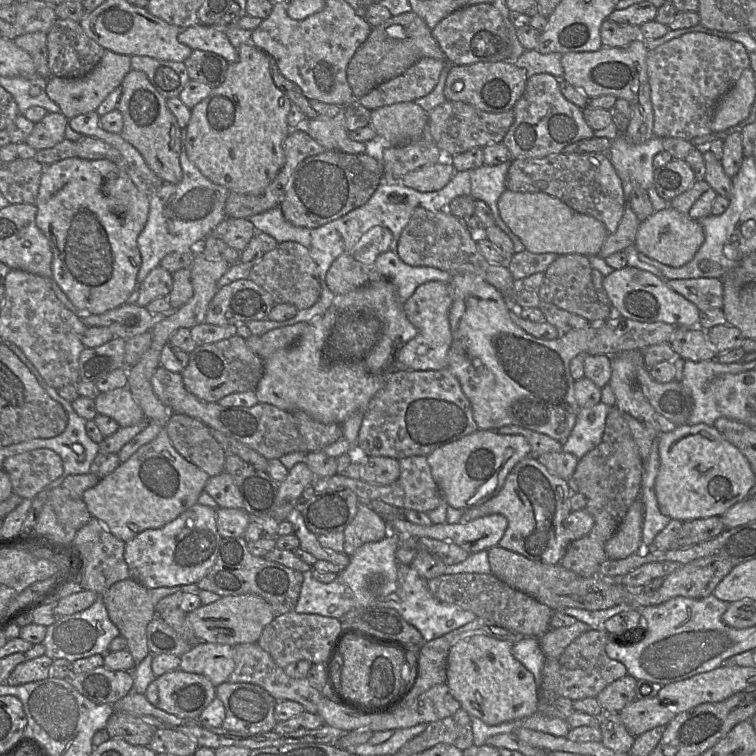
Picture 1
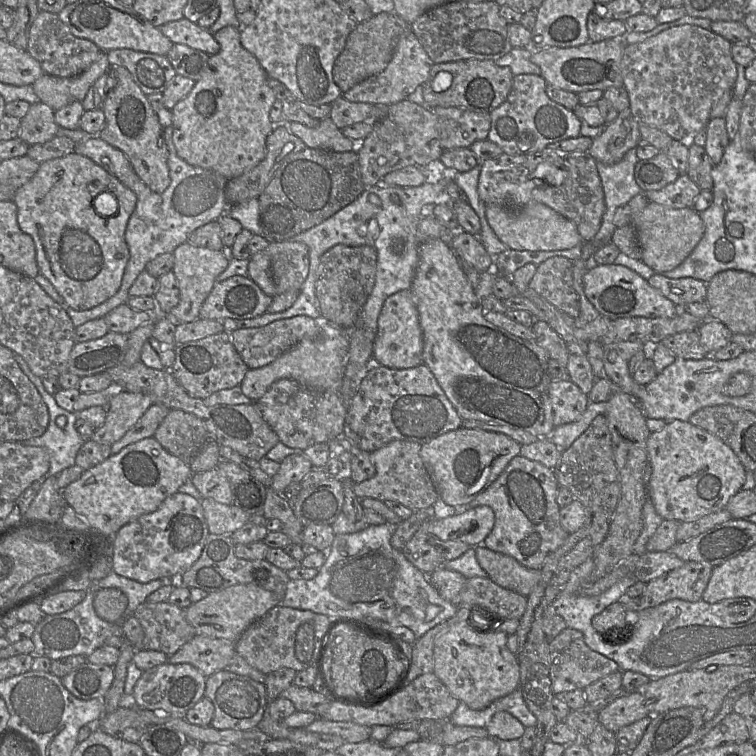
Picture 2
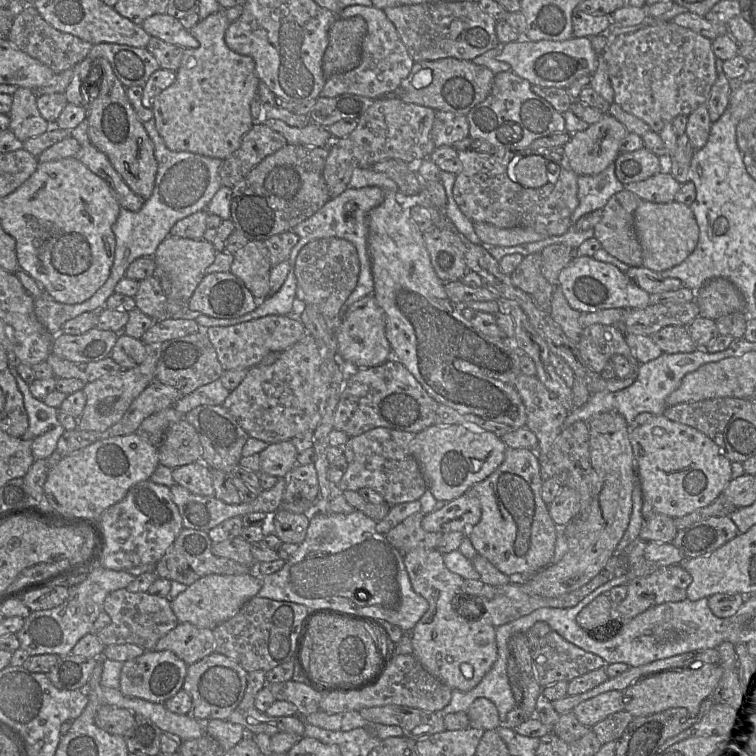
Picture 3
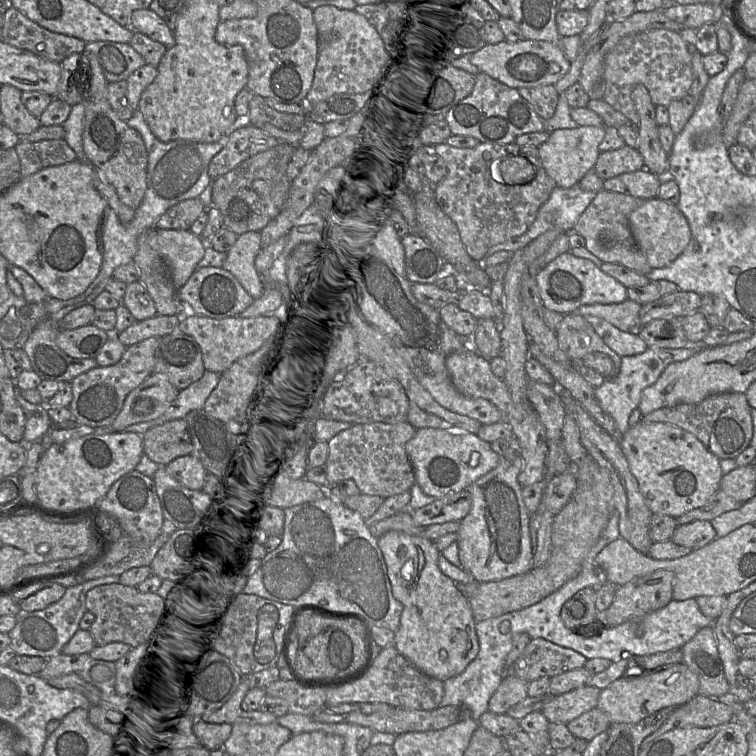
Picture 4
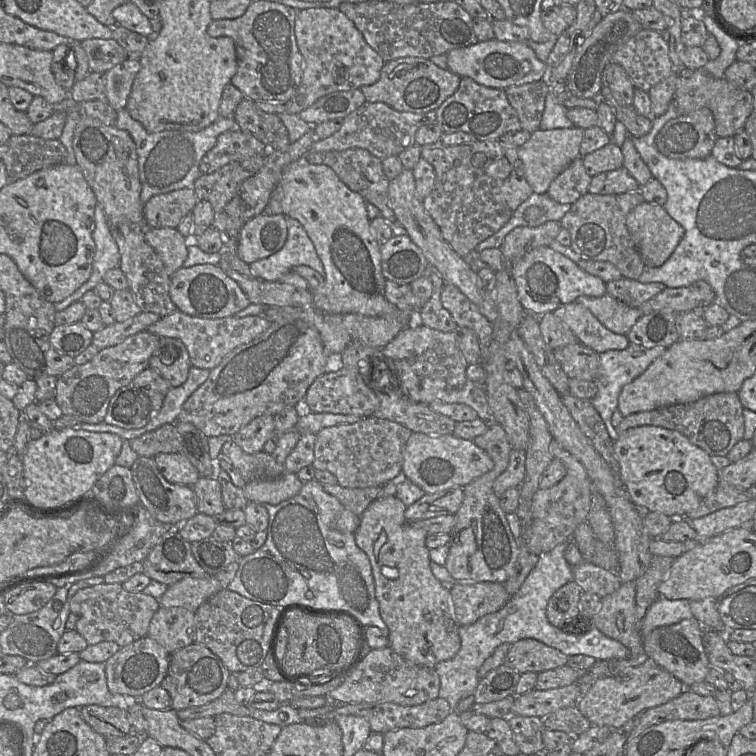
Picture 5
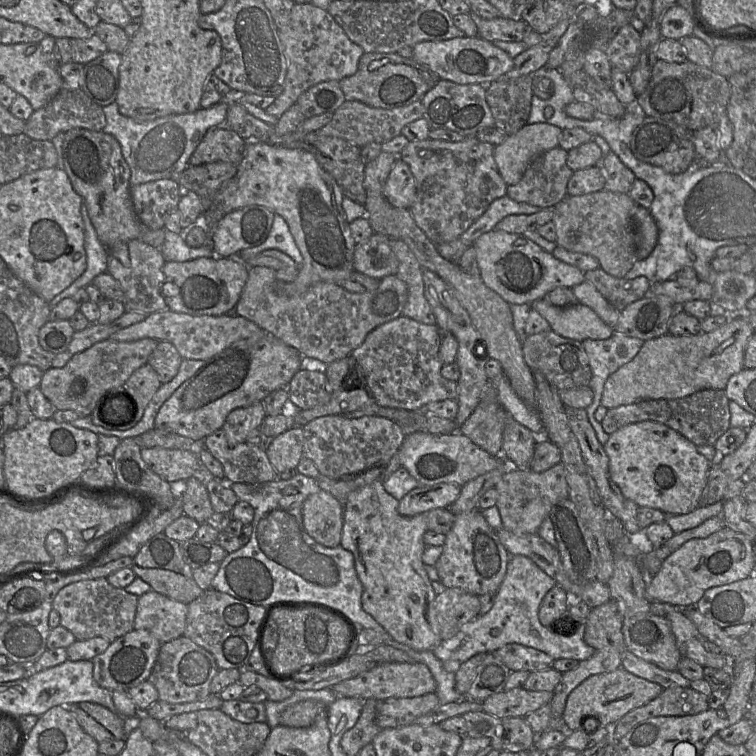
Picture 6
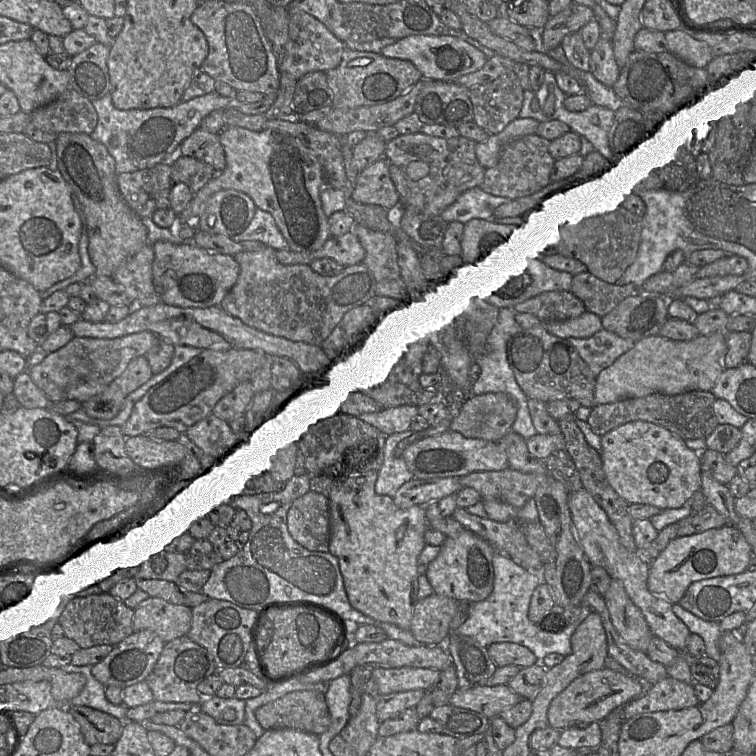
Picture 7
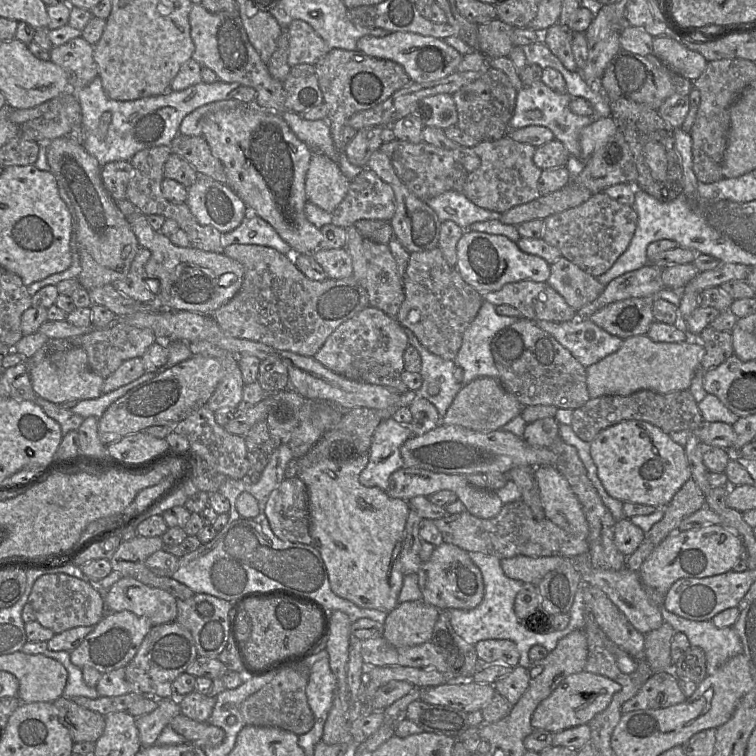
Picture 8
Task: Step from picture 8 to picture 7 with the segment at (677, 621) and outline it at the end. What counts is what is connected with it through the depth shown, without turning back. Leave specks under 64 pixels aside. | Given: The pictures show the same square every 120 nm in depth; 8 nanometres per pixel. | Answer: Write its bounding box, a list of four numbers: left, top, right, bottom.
[673,604,724,662]

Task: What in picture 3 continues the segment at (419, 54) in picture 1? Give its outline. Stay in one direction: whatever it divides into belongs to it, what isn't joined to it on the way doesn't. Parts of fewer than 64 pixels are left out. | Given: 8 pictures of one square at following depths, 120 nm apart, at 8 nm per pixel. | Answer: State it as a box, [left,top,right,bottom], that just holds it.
[322,17,367,78]

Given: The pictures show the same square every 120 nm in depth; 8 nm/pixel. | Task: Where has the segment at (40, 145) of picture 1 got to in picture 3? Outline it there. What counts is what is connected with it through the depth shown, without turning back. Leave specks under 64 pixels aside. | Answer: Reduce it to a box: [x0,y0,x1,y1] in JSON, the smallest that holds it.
[9,87,53,141]

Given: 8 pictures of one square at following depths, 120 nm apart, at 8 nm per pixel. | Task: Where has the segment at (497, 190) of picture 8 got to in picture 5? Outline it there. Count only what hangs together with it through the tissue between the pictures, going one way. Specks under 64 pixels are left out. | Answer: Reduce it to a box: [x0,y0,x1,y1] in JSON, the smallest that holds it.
[546,157,591,204]

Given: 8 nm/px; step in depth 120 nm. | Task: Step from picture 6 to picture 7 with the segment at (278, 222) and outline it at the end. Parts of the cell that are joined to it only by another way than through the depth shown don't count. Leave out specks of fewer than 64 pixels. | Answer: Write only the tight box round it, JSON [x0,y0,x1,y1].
[231,209,292,251]

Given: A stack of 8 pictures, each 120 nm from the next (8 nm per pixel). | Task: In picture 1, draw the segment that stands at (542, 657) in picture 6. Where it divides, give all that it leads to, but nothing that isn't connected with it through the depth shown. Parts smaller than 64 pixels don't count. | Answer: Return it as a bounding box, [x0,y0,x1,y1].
[557,630,628,700]

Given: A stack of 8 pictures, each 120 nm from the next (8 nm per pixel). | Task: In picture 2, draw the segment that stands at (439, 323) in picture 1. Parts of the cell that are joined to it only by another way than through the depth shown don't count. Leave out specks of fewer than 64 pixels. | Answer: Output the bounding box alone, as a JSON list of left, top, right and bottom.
[373,289,423,368]

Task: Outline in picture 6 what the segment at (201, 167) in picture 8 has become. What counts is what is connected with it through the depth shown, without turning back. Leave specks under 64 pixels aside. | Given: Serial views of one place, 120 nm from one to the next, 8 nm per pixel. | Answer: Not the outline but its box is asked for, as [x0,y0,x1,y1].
[190,127,247,165]

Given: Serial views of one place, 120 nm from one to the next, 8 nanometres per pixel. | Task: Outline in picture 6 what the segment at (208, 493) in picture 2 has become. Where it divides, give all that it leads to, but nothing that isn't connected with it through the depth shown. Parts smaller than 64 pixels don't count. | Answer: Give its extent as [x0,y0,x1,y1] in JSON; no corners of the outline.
[141,447,198,482]

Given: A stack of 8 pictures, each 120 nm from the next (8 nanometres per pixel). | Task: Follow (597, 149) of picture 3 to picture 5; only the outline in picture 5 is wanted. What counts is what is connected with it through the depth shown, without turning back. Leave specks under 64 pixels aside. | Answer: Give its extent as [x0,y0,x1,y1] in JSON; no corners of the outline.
[518,127,584,194]

